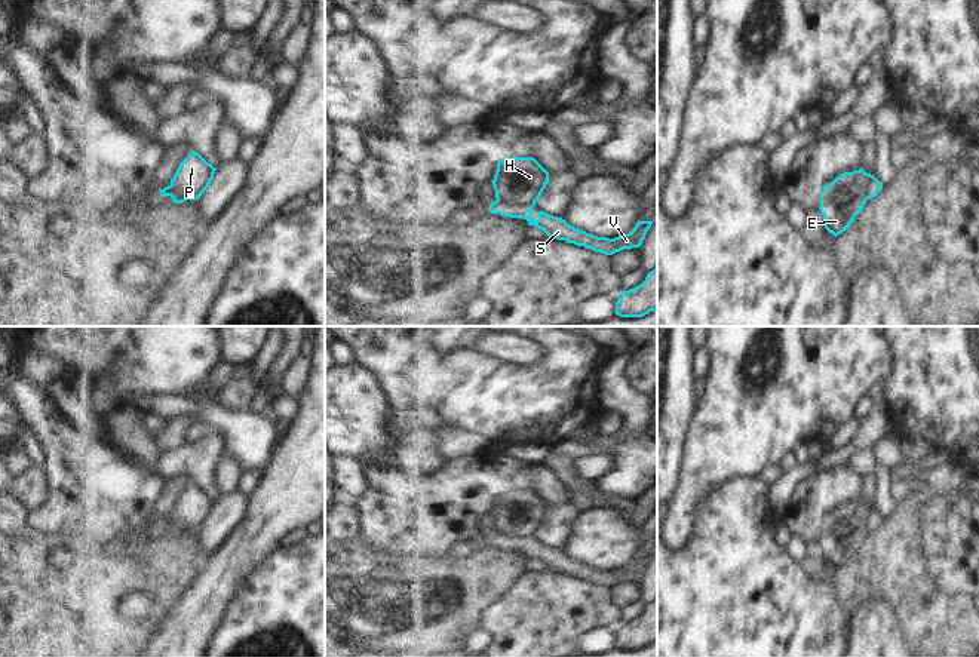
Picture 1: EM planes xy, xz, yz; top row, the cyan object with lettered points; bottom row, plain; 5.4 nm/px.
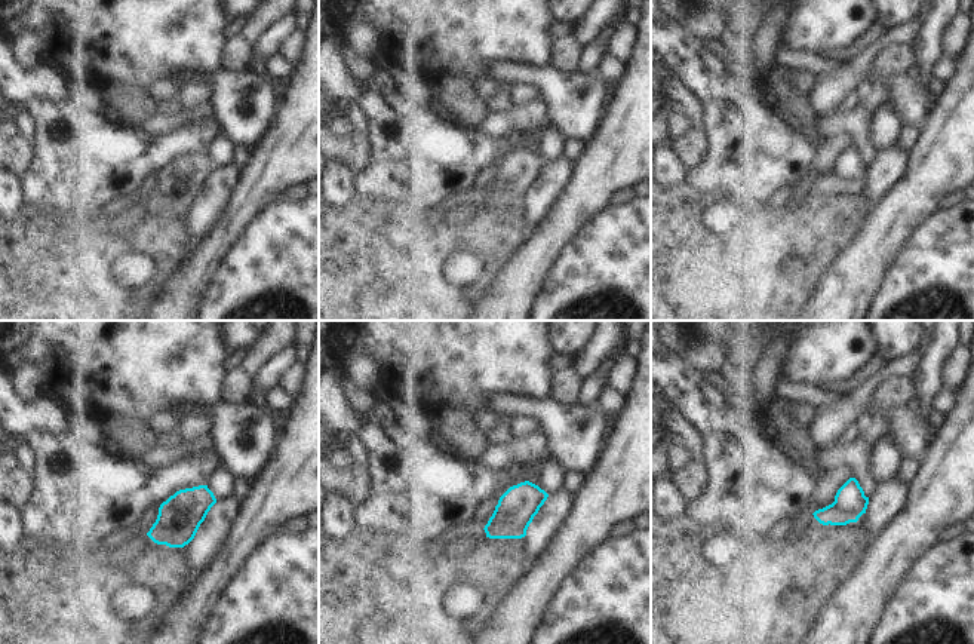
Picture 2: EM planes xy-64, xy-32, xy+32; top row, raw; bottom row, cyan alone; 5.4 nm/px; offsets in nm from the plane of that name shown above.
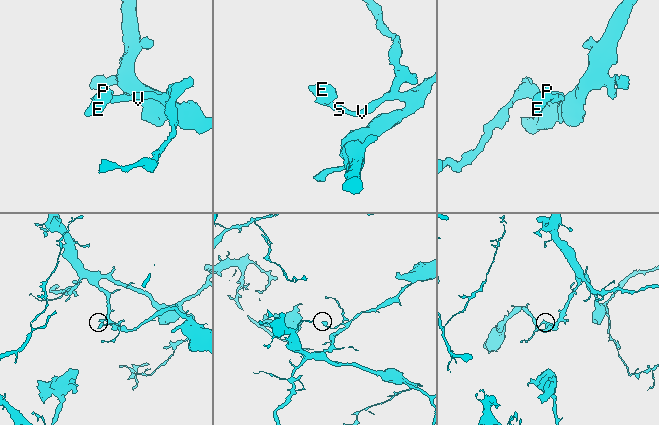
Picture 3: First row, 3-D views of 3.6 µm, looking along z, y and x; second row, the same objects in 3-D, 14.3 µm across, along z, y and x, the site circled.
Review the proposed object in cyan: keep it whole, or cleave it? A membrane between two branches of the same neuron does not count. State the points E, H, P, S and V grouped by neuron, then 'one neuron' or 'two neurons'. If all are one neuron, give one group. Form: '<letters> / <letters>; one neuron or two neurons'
E H P / S V; two neurons

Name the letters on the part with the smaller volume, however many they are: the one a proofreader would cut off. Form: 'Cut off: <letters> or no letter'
Cut off: E, H, P

